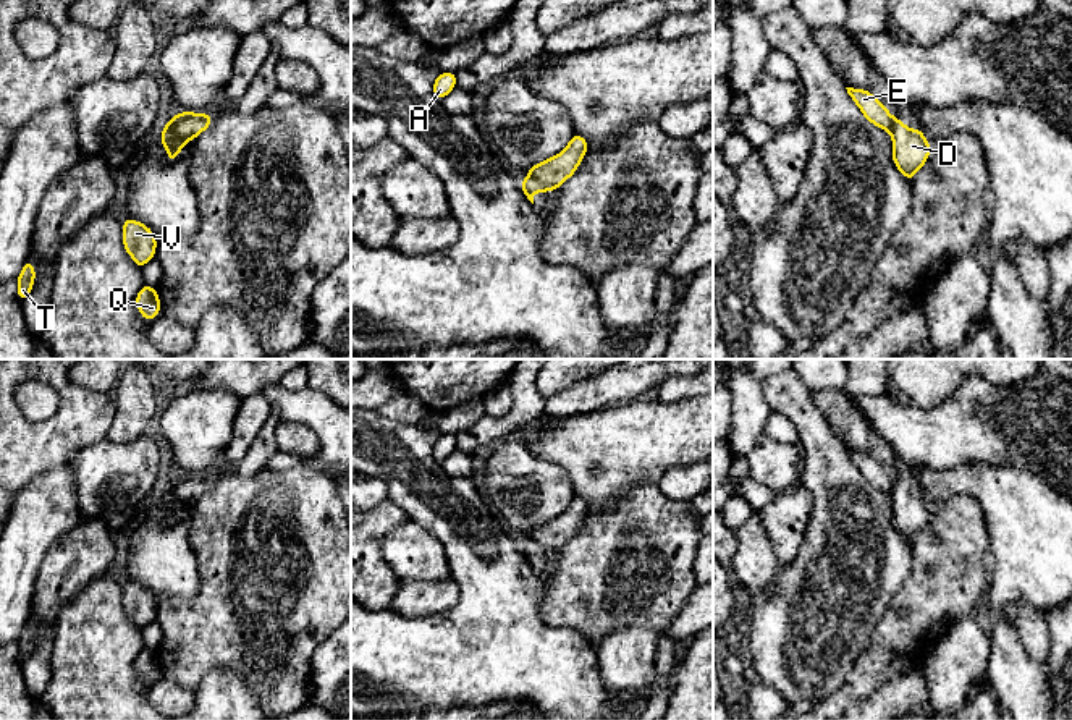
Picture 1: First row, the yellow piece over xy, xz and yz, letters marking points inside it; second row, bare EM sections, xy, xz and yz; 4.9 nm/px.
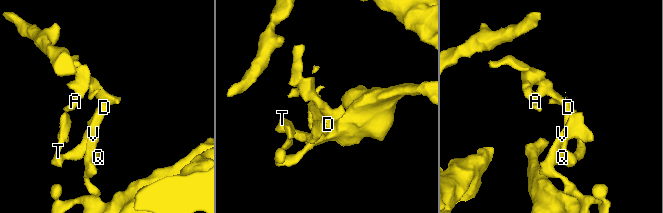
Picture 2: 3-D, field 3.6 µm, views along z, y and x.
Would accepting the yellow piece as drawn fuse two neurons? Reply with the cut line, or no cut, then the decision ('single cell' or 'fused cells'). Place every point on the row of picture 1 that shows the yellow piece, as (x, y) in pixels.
cut xz (529, 173), (536, 175), (552, 190); fused cells

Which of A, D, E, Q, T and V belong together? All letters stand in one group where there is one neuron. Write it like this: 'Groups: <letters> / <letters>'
Groups: A E / D Q T V

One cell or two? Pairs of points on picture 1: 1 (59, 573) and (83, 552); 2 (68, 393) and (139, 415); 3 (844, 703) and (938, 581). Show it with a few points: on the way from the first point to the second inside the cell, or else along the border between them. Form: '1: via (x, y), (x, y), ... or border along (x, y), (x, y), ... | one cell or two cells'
1: via (65, 570), (76, 559) | one cell
2: border along (113, 398), (113, 419), (105, 437) | two cells
3: via (870, 672), (886, 656), (886, 649), (914, 612) | one cell

